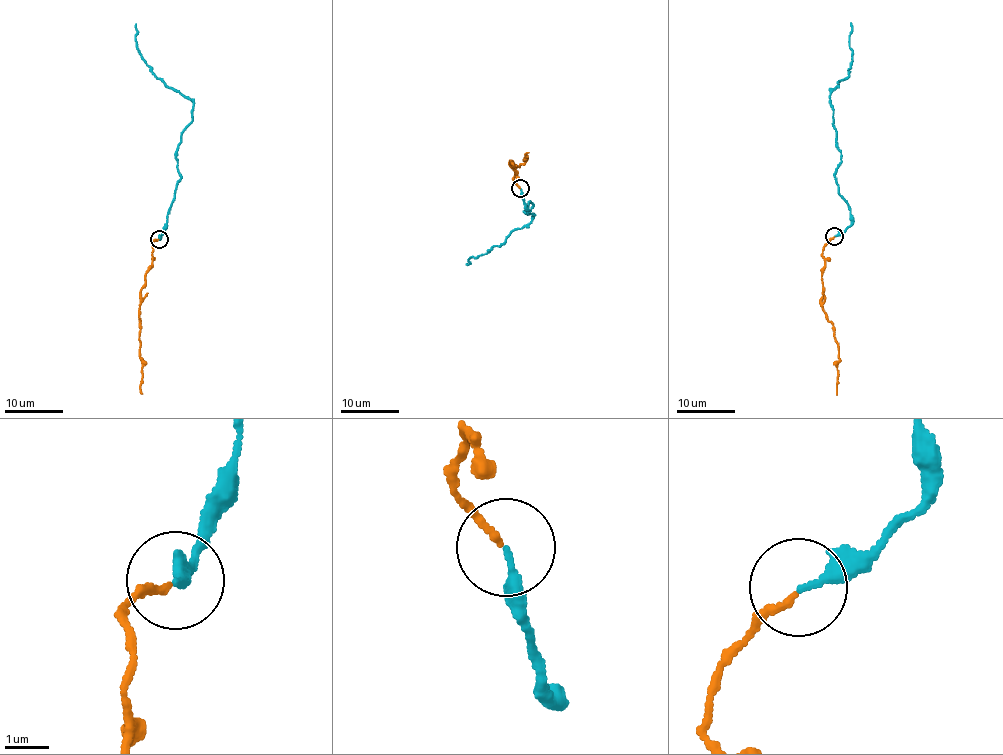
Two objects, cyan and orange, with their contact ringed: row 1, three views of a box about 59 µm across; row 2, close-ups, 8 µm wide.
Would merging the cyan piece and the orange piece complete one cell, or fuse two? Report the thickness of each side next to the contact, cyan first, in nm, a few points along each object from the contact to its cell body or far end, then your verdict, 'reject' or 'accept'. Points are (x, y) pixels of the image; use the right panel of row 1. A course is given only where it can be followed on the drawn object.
200/160 nm | cyan via (835, 236), (852, 223), (849, 205), (840, 194), (834, 176), (840, 151), (829, 92), (848, 76), (850, 23) | orange via (835, 237), (822, 251), (825, 268), (820, 300), (826, 318), (833, 325), (839, 351), (836, 394) | accept

